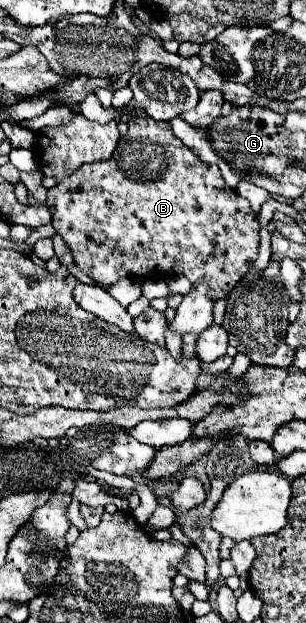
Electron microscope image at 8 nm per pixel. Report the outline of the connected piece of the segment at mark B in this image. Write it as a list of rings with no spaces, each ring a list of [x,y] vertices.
[[[134,99],[120,107],[118,115],[128,115],[128,133],[118,141],[112,159],[82,165],[76,173],[48,189],[46,205],[52,213],[52,225],[66,241],[74,263],[100,287],[112,287],[124,277],[184,275],[192,285],[200,281],[212,285],[212,297],[216,297],[216,301],[228,297],[258,259],[258,215],[252,211],[248,199],[242,199],[226,185],[218,165],[202,163],[198,155],[172,133],[168,121],[152,121]]]

